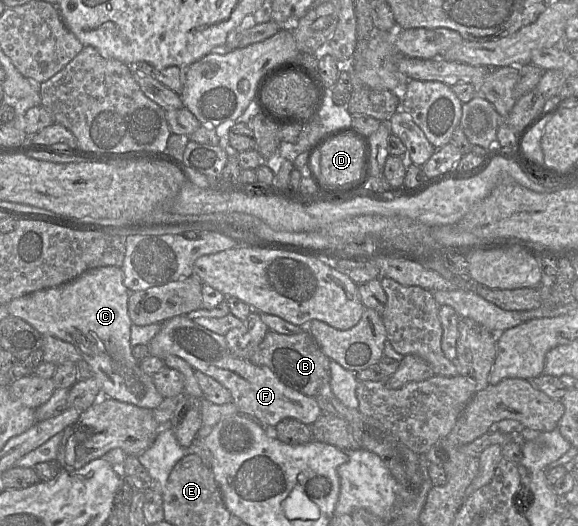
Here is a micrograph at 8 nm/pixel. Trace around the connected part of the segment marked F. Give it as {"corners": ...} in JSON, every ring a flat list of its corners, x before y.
{"corners":[[179,315,162,323,160,331,148,344,151,356,164,360,174,355,185,360,194,370,212,377,232,395,239,413,274,428,280,421,293,418,311,426,323,413,314,397,286,386,268,367,257,366,249,359,235,357,228,348,225,336,216,334,187,315]]}

